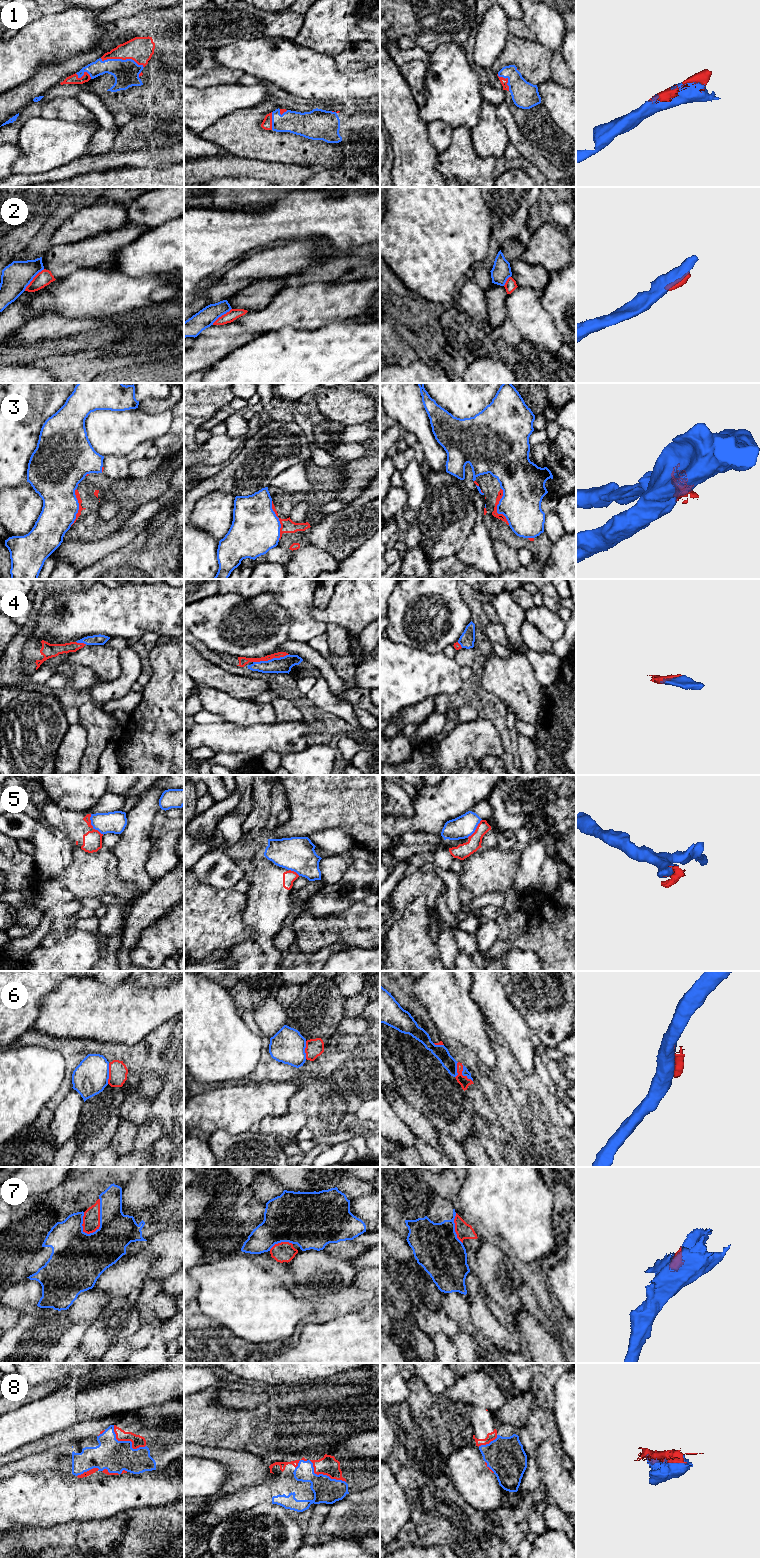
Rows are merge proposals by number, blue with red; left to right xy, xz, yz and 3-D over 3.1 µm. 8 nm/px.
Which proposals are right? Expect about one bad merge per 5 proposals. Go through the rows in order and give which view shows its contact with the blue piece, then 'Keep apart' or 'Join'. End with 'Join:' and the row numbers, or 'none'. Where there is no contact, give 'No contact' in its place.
1: Touches blue in xy. Join
2: Touches blue in xy. Keep apart
3: Touches blue in yz. Keep apart
4: Touches blue in xz. Join
5: Touches blue in xy. Keep apart
6: Touches blue in yz. Keep apart
7: Touches blue in xy. Keep apart
8: Touches blue in xy. Join
Join: 1, 4, 8

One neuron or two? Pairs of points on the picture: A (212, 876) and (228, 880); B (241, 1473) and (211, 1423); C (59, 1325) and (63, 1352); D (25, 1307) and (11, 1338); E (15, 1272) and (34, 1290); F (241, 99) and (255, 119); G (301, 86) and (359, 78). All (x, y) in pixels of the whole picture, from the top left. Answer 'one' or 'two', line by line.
A: one
B: two
C: two
D: two
E: two
F: two
G: one

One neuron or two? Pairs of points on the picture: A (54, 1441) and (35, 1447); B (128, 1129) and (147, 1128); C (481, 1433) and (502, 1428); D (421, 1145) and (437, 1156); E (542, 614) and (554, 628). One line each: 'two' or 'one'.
A: one
B: two
C: one
D: one
E: one

